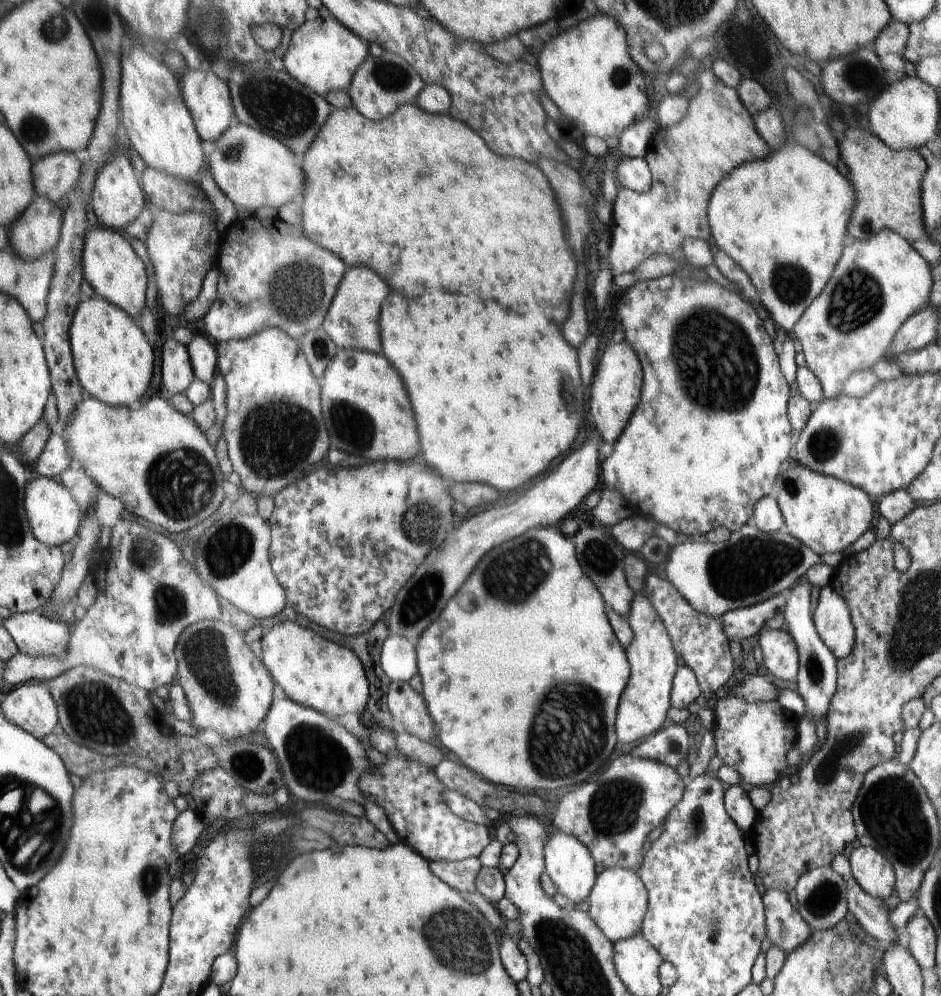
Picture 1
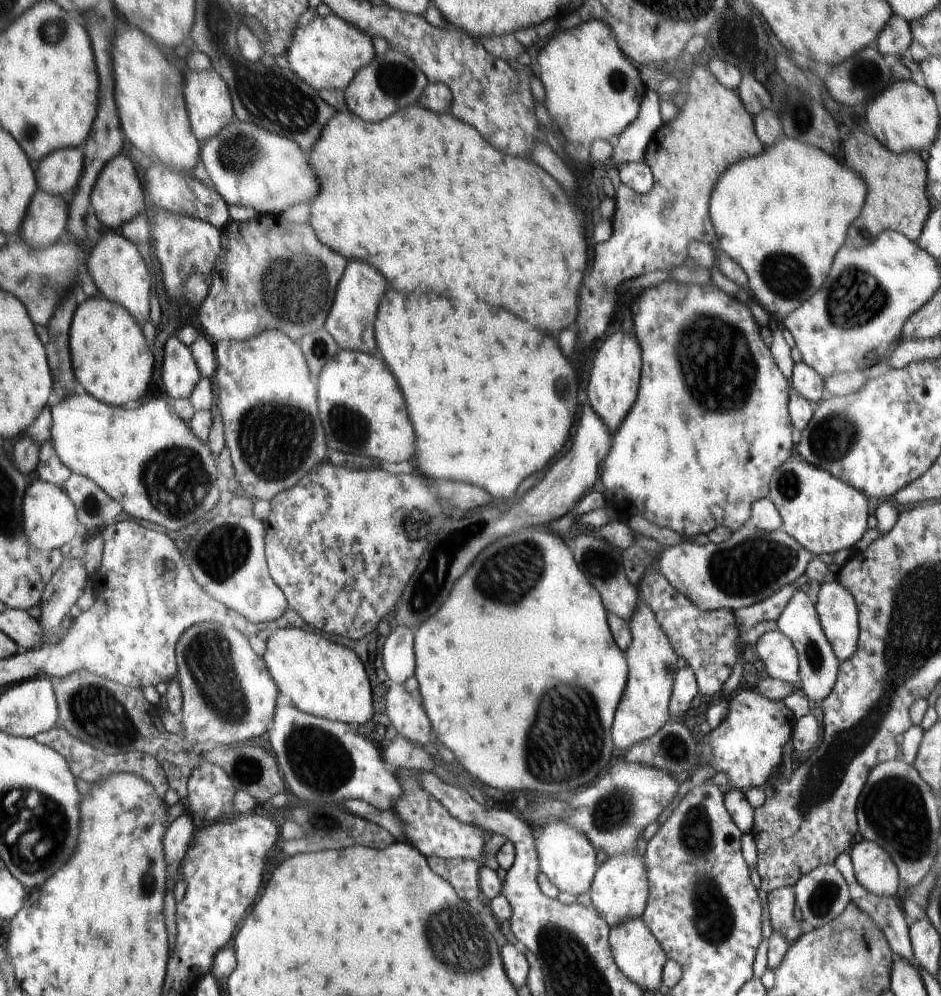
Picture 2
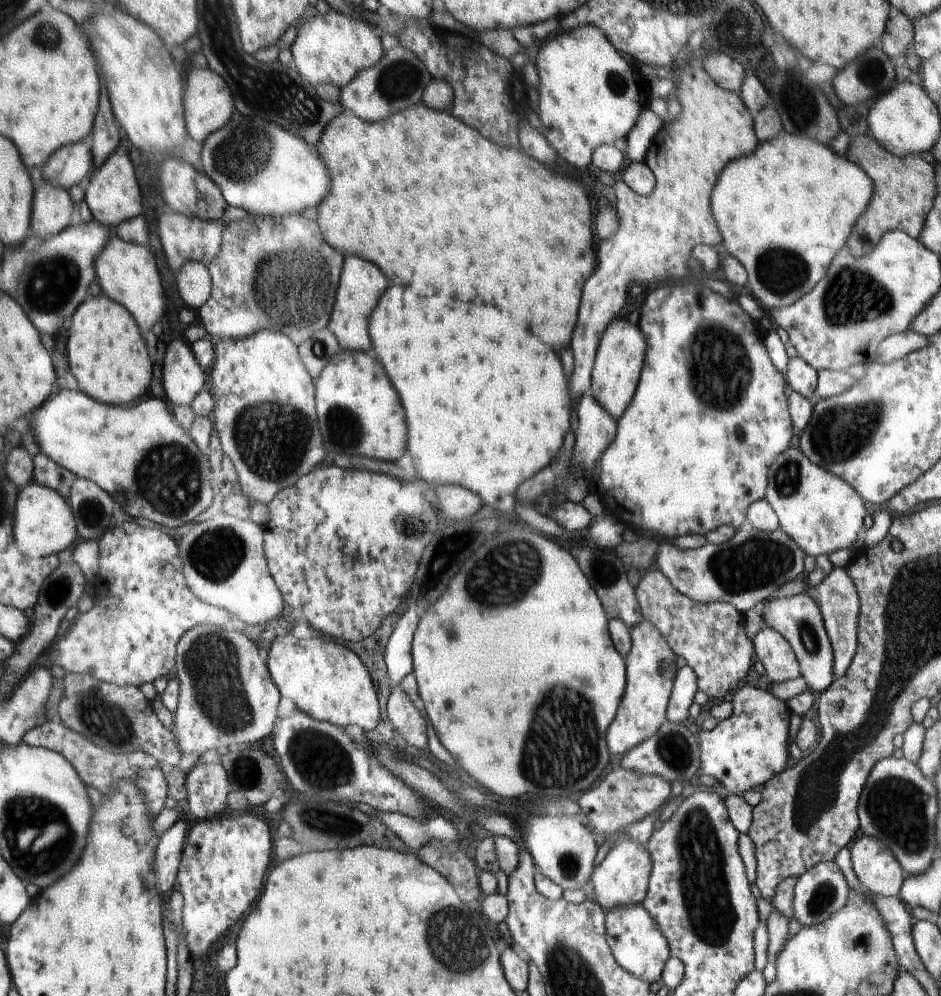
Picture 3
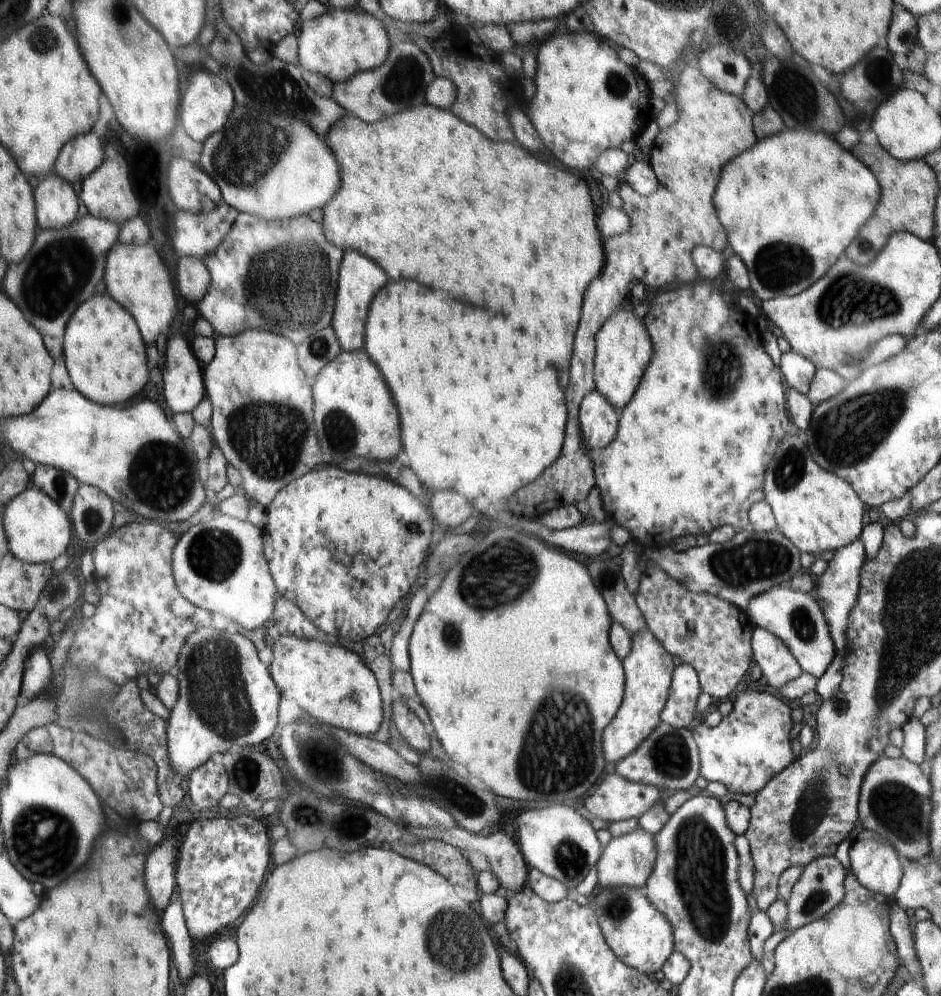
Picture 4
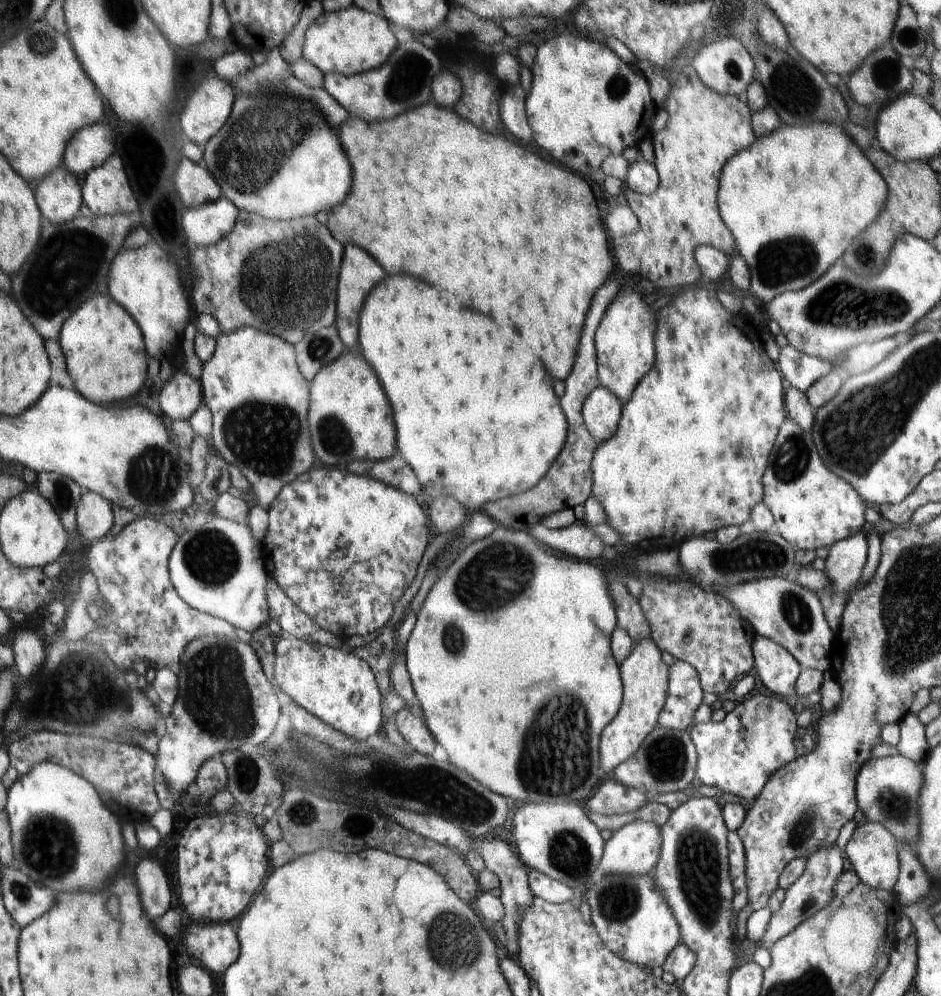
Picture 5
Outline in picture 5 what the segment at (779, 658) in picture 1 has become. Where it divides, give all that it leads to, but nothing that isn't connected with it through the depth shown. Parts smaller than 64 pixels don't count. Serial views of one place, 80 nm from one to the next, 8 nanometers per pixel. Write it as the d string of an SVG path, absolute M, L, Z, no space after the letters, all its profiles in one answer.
M755 634L751 644L755 667L766 688L782 696L794 696L794 685L801 673L799 662L781 644Z

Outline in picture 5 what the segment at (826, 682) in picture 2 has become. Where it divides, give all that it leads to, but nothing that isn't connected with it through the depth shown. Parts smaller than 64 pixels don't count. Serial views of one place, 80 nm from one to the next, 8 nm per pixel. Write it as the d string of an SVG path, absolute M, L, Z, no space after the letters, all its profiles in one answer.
M787 577L760 579L737 587L719 589L718 592L735 606L742 618L752 624L756 634L771 638L789 650L802 669L820 672L830 670L829 654L835 634L830 630L815 592Z

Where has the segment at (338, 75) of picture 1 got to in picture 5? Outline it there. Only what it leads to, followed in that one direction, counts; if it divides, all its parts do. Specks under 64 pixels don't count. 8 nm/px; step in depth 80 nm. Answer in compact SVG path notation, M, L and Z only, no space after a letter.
M352 4L348 8L323 12L304 35L303 58L316 65L323 74L355 75L377 69L397 48L397 38L380 15L370 14Z

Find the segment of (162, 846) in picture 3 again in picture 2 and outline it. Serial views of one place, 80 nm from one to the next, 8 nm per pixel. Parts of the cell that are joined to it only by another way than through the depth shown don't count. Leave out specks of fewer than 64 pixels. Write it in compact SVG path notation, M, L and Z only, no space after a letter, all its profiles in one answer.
M184 812L176 817L166 832L164 854L168 869L172 872L183 862L188 847L194 841L197 824L190 814Z

